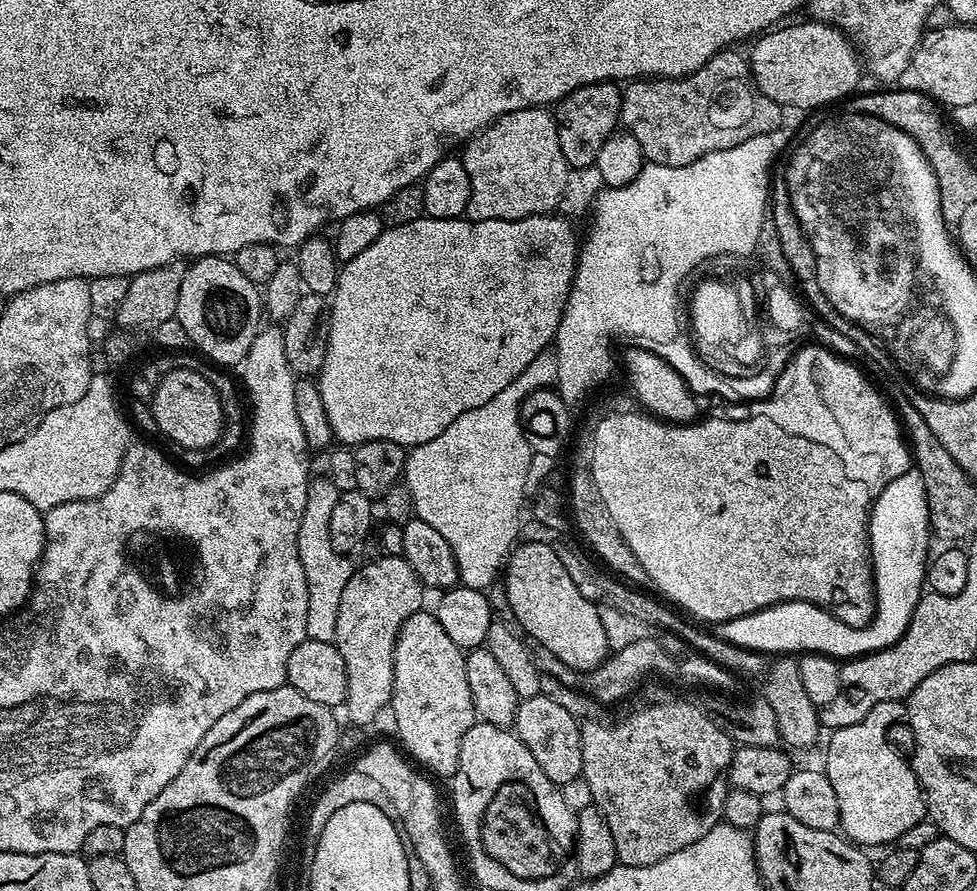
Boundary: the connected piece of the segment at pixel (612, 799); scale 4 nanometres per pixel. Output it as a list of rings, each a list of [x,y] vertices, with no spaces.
[[[654,704],[641,707],[641,712],[636,712],[633,716],[628,716],[625,720],[620,720],[617,724],[599,724],[595,718],[589,719],[581,727],[580,741],[582,742],[582,766],[584,771],[582,778],[586,786],[590,788],[592,795],[592,804],[600,812],[610,834],[614,838],[616,847],[616,858],[620,864],[628,864],[632,868],[645,868],[694,842],[698,838],[705,836],[715,824],[721,823],[724,810],[724,797],[726,795],[725,776],[728,770],[728,764],[731,762],[734,751],[734,741],[727,731],[724,732],[699,708],[696,704]]]

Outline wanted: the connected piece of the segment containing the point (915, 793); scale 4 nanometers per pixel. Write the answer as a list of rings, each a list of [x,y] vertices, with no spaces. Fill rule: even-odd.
[[[901,701],[878,702],[862,722],[854,722],[854,726],[835,729],[828,740],[828,765],[826,771],[830,778],[830,786],[834,786],[834,794],[838,798],[838,810],[840,811],[839,827],[847,839],[860,846],[868,844],[886,844],[890,840],[897,841],[910,826],[914,826],[920,820],[925,819],[926,805],[924,793],[920,790],[920,781],[916,779],[916,773],[912,771],[911,763],[904,760],[892,749],[888,741],[888,724],[905,715],[906,708]]]

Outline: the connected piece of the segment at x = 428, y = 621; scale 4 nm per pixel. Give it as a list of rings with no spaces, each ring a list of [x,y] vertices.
[[[431,611],[410,614],[396,635],[390,713],[400,735],[399,743],[413,761],[421,760],[416,762],[444,778],[455,772],[462,738],[477,723],[464,658],[465,653],[450,642]]]

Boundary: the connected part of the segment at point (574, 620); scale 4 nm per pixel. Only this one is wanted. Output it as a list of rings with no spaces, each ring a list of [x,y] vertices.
[[[533,540],[517,543],[513,547],[502,568],[502,584],[504,580],[504,592],[508,595],[508,608],[512,611],[513,618],[517,620],[515,623],[525,633],[528,631],[535,643],[546,646],[551,654],[554,654],[555,659],[561,660],[577,672],[589,672],[599,667],[610,656],[606,631],[602,628],[599,607],[593,601],[588,600],[582,590],[575,586],[569,565],[566,562],[564,565],[563,558],[555,552],[556,550],[551,544]]]

